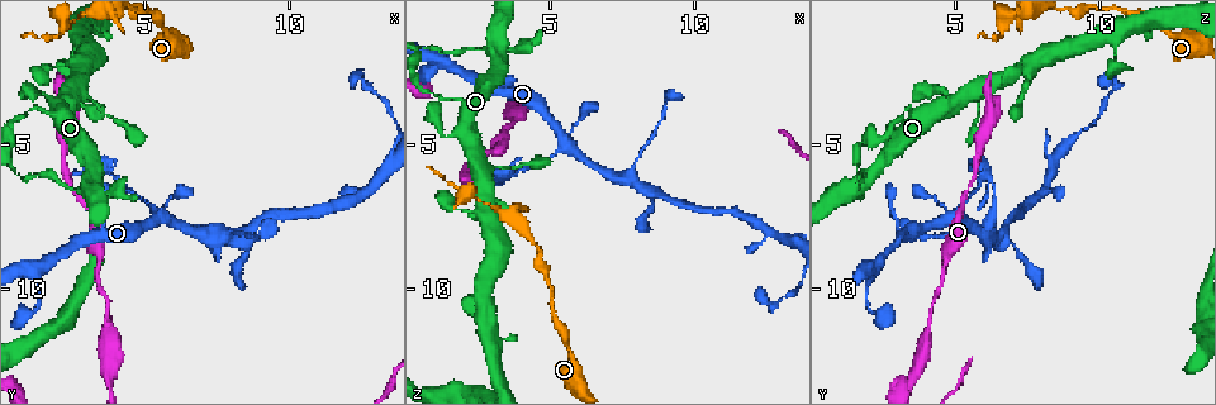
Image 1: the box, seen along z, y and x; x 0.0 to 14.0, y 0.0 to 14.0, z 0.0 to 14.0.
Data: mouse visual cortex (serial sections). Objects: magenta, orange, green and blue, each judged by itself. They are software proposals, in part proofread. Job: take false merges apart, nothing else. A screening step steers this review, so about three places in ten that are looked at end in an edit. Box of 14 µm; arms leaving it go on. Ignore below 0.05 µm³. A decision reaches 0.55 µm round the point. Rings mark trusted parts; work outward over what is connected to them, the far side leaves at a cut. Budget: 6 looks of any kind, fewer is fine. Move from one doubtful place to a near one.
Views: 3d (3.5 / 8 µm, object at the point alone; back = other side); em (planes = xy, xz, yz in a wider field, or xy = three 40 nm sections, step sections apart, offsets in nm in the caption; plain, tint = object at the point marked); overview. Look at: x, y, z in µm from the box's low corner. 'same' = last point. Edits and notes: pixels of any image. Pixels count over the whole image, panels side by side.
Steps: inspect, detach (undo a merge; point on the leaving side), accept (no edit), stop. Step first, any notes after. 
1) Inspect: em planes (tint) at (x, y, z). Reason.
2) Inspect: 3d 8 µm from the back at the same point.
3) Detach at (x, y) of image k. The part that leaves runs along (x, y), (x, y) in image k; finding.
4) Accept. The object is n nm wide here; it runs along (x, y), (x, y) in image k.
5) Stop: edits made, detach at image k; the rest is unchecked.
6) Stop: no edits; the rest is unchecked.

Inspect: 3d 3.5 µm from the back at (2.3, 6.5, 1.7). Thin neck.

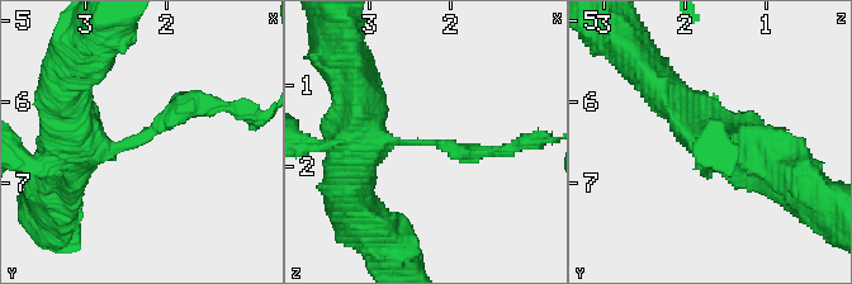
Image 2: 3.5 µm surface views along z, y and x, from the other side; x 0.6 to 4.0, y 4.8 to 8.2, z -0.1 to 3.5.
Inspect: em planes (tint) at (2.30, 6.55, 1.70). Need the tissue.

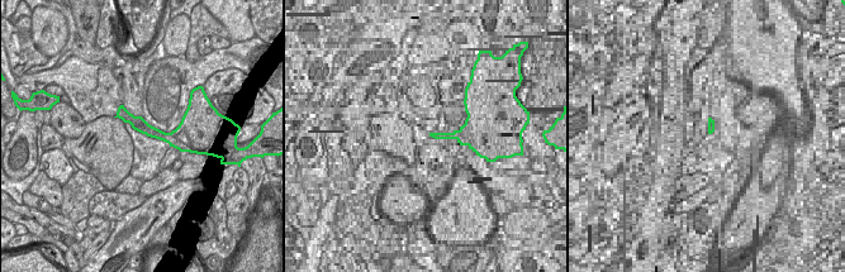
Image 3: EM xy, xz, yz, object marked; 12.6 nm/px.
Detach at (157, 121) of image 2. The part that leaves runs along (127, 146), (187, 103), (237, 110) in image 2; a second cell is stuck on.

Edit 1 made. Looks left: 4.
Inspect: overview. Redraw.

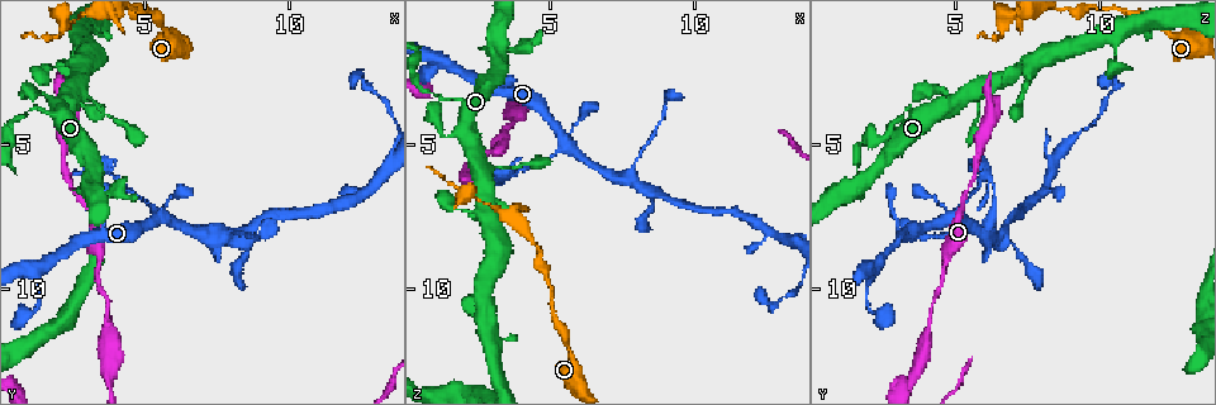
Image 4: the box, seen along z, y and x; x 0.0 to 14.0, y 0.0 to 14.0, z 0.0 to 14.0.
Inspect: 3d 3.5 µm at (5.6, 7.5, 5.0). Small branch off a trunk.

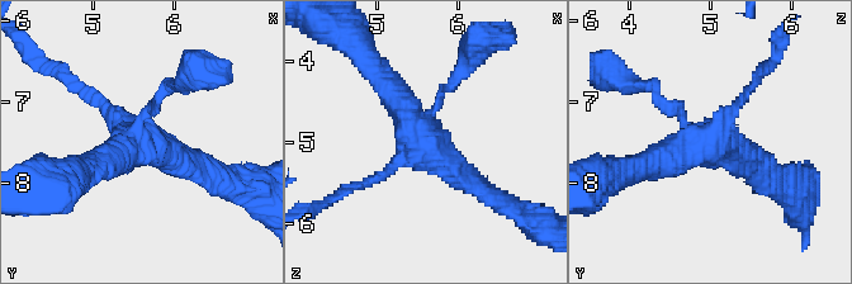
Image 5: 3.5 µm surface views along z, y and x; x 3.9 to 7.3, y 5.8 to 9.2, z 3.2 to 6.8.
Inspect: em xy step 3 (tint) at (5.55, 7.50, 4.95). Need the tissue.

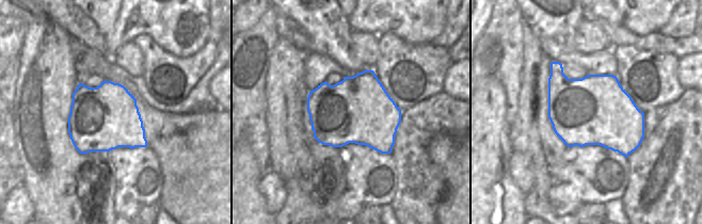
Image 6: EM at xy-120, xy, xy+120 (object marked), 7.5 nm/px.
Accept. It runs along (382, 79), (417, 133), (487, 195) in image 5; continuous, no second cell.

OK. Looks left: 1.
Stop: edits made, detach at image 2; the rest is unchecked.

